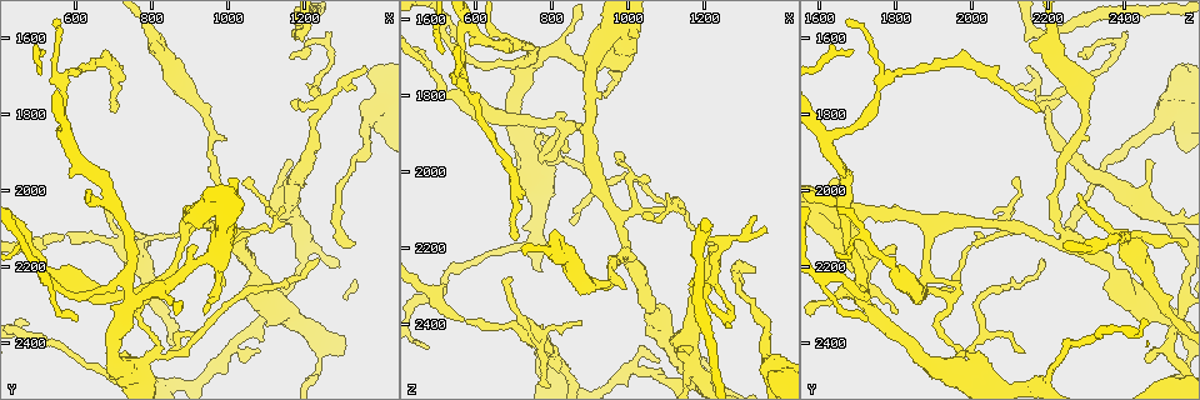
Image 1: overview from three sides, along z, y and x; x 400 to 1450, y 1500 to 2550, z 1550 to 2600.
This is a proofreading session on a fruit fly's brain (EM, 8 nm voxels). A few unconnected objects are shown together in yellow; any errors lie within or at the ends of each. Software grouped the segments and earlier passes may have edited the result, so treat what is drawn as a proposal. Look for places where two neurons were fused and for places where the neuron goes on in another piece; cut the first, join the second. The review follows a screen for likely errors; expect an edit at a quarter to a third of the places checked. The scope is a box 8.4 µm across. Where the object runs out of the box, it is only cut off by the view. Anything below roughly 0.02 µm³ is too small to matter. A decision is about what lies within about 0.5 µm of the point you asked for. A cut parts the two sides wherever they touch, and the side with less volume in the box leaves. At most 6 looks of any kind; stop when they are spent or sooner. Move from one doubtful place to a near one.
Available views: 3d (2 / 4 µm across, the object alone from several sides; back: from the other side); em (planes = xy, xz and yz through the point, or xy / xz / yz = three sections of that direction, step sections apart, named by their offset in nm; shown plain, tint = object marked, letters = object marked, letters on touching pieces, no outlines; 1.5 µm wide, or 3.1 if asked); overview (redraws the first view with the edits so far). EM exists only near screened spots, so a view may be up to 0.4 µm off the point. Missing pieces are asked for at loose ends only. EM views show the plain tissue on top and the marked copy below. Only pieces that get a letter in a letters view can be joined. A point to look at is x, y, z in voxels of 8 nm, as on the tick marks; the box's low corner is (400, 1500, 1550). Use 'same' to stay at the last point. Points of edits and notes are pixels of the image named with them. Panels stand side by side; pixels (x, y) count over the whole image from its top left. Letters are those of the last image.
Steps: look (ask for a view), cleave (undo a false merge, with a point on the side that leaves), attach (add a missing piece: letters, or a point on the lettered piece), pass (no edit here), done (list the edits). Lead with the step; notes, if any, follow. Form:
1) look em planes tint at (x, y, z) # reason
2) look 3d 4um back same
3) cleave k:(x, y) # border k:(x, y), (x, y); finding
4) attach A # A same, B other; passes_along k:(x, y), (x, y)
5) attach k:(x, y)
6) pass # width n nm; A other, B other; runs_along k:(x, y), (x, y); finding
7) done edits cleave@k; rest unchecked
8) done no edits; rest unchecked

look 3d 2um at (1335, 2135, 2260) # end of a long branch

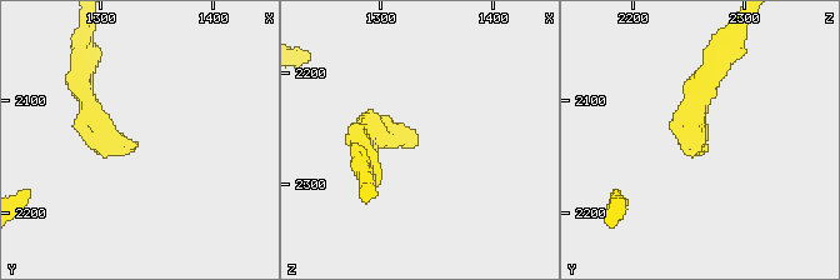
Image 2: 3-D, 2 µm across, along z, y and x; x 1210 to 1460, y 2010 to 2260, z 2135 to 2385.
look em xz step 8 letters at (1334, 2140, 2262)

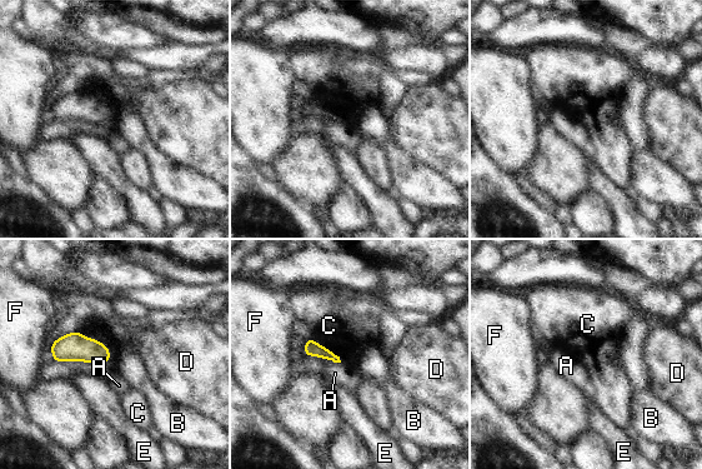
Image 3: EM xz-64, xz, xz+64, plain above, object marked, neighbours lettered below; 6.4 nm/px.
look em xy step 4 letters same

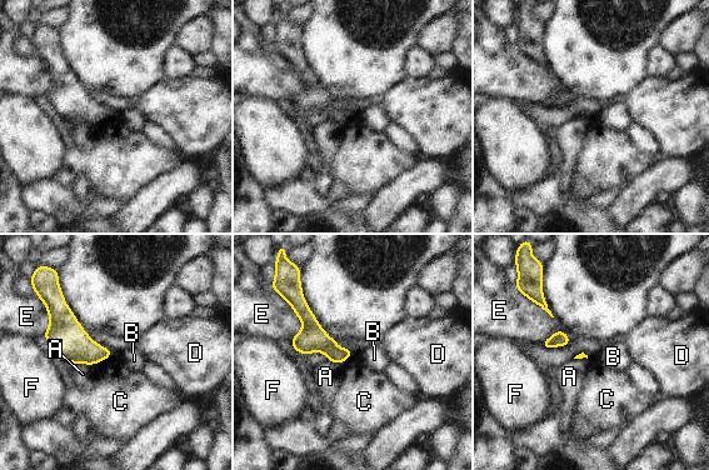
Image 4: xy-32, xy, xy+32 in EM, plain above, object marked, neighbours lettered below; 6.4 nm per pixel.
pass # A other, B other, C other, D other, E other, F other; border 4:(113, 351), (109, 356), (91, 365); none of them fits

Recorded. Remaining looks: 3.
look em planes tint at (520, 2205, 1795) # sudden change in width

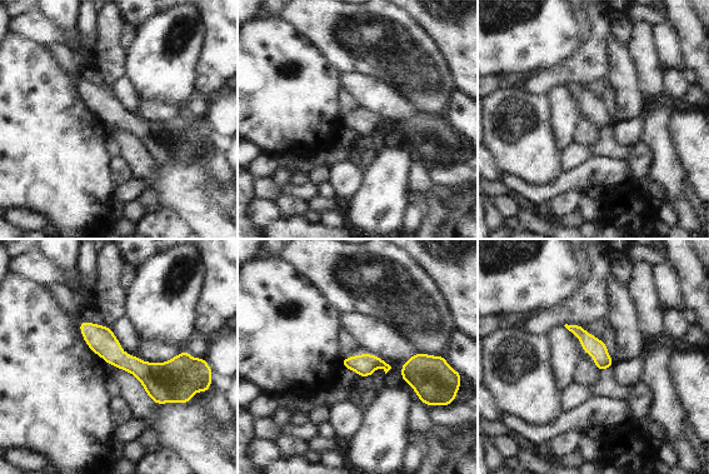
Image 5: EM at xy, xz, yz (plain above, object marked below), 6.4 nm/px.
look em planes letters same

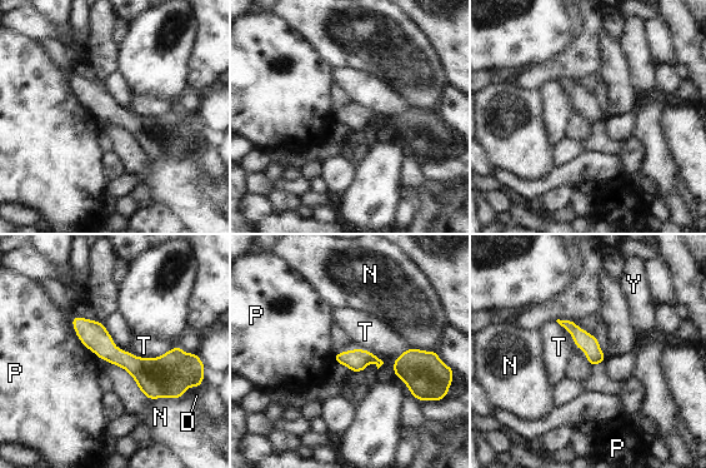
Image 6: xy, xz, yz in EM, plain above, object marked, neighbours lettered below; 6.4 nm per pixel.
pass # width 120 nm; D other, N other, P other, T other, Y other; border 6:(175, 345), (149, 358), (128, 352); one neuron here

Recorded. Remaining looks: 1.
done no edits; rest unchecked

